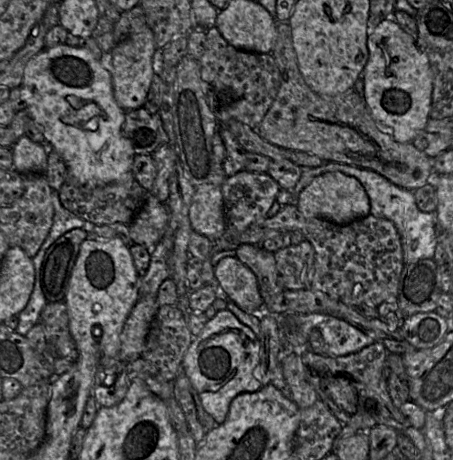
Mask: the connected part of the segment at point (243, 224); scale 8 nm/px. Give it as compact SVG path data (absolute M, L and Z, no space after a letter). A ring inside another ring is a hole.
M243 170L226 178L221 185L225 230L230 236L238 236L250 225L263 221L276 201L279 184L267 173L253 173Z

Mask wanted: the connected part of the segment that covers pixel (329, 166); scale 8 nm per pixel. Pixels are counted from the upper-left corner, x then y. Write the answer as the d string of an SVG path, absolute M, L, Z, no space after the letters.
M325 162L315 168L303 168L301 177L293 189L291 204L297 206L300 192L308 186L315 177L326 172L339 171L356 178L364 187L370 200L370 214L376 218L384 218L392 221L400 235L404 265L417 262L421 259L432 259L437 246L437 224L433 212L422 212L418 209L414 193L411 190L401 188L379 173L343 163Z

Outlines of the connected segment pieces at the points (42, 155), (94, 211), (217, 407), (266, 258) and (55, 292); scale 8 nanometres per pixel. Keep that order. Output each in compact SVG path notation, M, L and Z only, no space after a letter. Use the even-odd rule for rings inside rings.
M23 135L12 146L14 169L22 175L45 174L48 147Z
M68 171L65 180L58 191L62 206L94 225L107 225L123 223L129 225L150 194L136 179L129 178L127 181L115 181L105 185L84 186Z
M229 310L219 311L204 326L202 332L194 338L187 349L181 372L190 380L197 391L203 409L209 413L214 420L221 424L225 421L230 403L238 394L243 392L256 392L262 387L258 378L258 364L260 362L260 339L253 331L242 324Z
M244 244L236 249L236 258L256 276L264 303L274 302L286 290L274 253L262 249L260 245Z
M81 228L72 229L46 250L40 268L40 285L46 302L64 301L80 244L89 237Z

